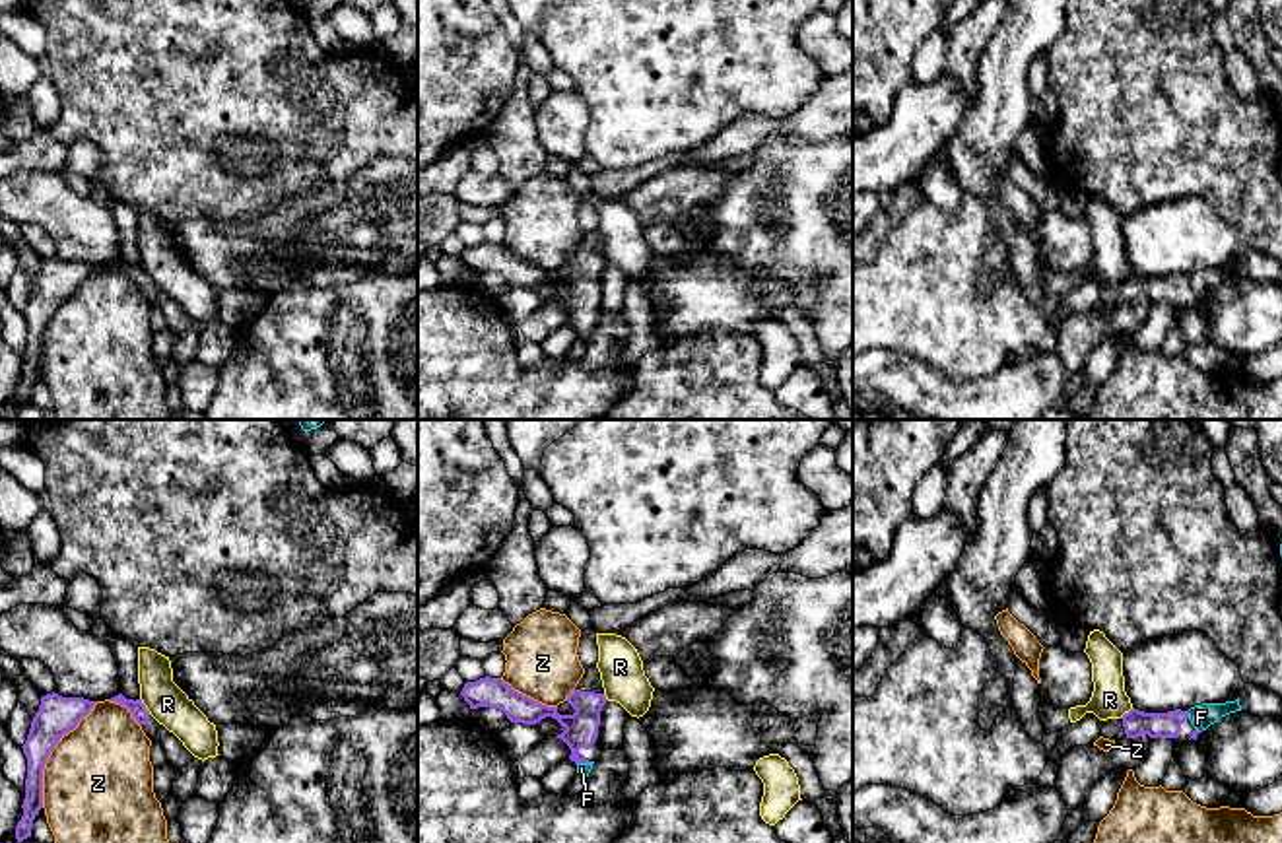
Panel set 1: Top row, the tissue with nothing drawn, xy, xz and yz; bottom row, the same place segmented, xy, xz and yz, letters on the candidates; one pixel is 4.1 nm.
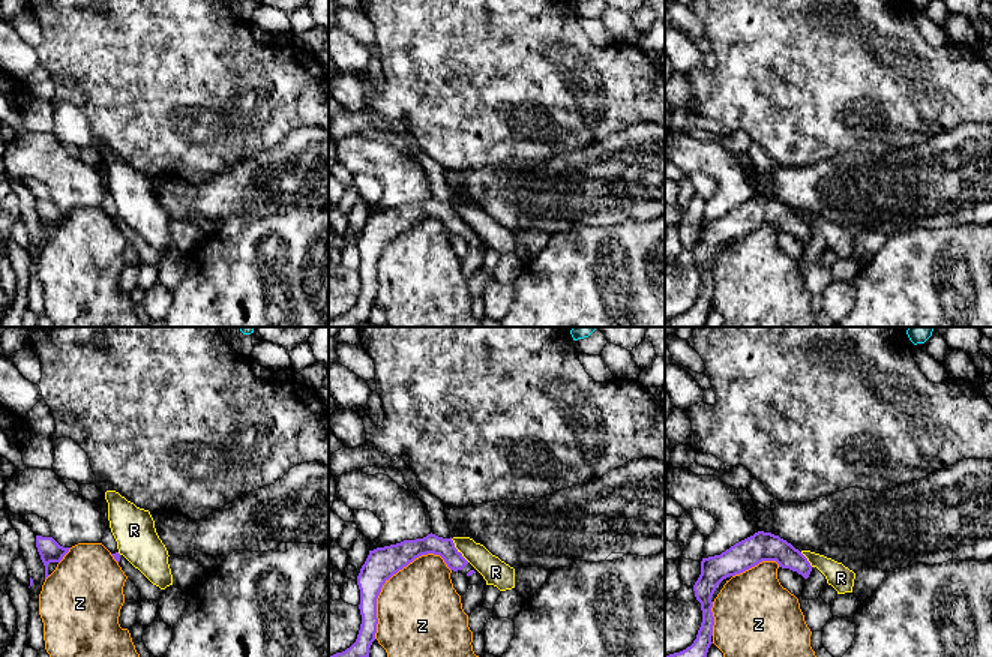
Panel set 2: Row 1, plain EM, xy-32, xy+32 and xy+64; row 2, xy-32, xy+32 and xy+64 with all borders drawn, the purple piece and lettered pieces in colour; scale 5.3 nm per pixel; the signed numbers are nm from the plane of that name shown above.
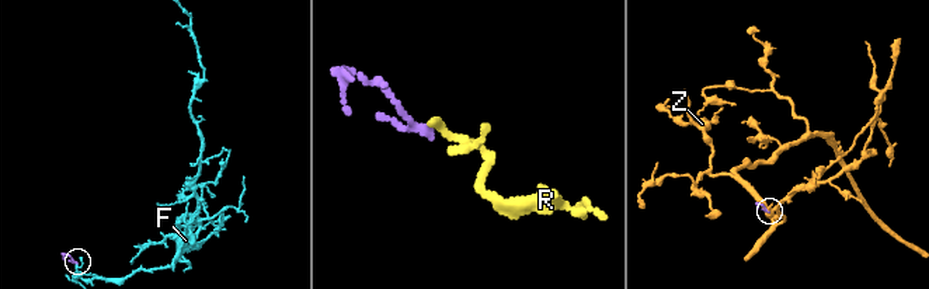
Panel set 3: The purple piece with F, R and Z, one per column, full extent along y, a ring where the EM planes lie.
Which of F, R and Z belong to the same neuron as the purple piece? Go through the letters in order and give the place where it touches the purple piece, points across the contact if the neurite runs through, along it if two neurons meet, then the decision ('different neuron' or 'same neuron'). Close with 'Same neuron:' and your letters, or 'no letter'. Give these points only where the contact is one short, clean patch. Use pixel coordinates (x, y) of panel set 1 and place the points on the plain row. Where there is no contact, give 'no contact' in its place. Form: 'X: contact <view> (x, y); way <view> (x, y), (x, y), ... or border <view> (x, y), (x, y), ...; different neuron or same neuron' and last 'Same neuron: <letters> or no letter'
F: contact yz (1187, 280); way yz (1156, 290), (1168, 290), (1187, 280), (1201, 282); same neuron
R: contact xy (144, 270); border xy (140, 263), (150, 278); different neuron
Z: contact xy (49, 319); different neuron
Same neuron: F

